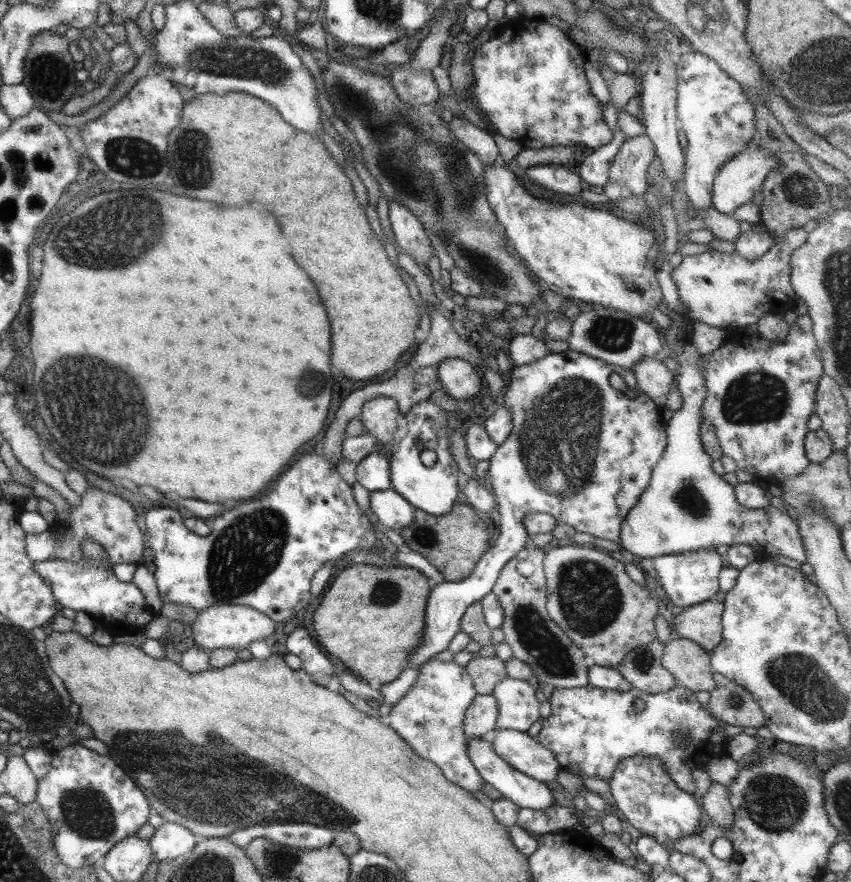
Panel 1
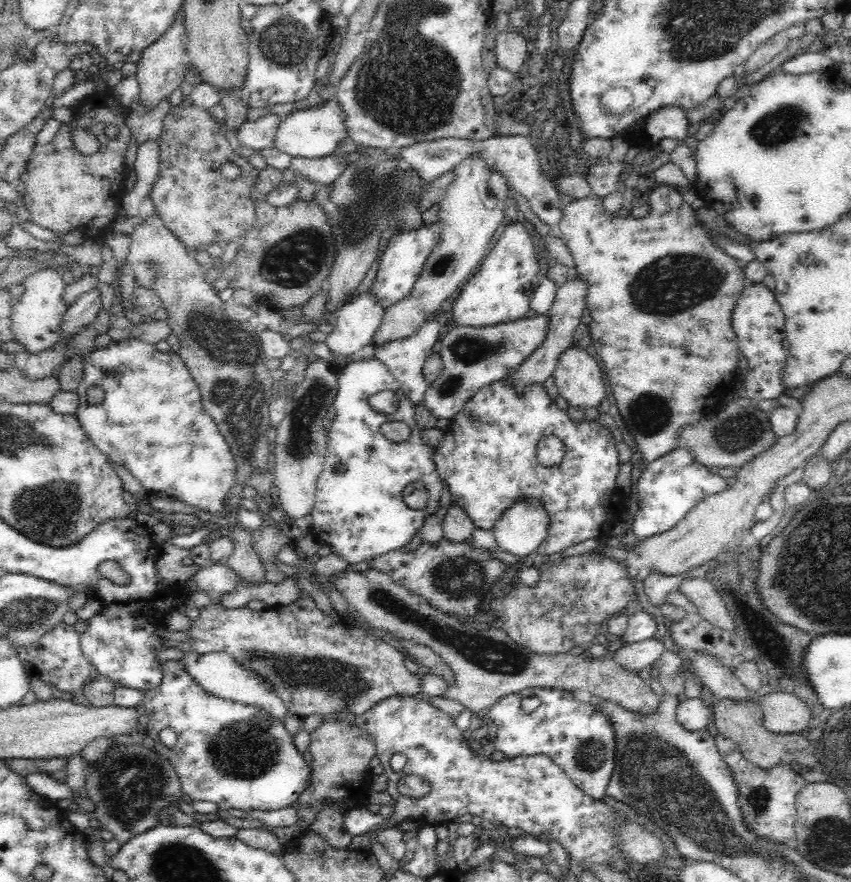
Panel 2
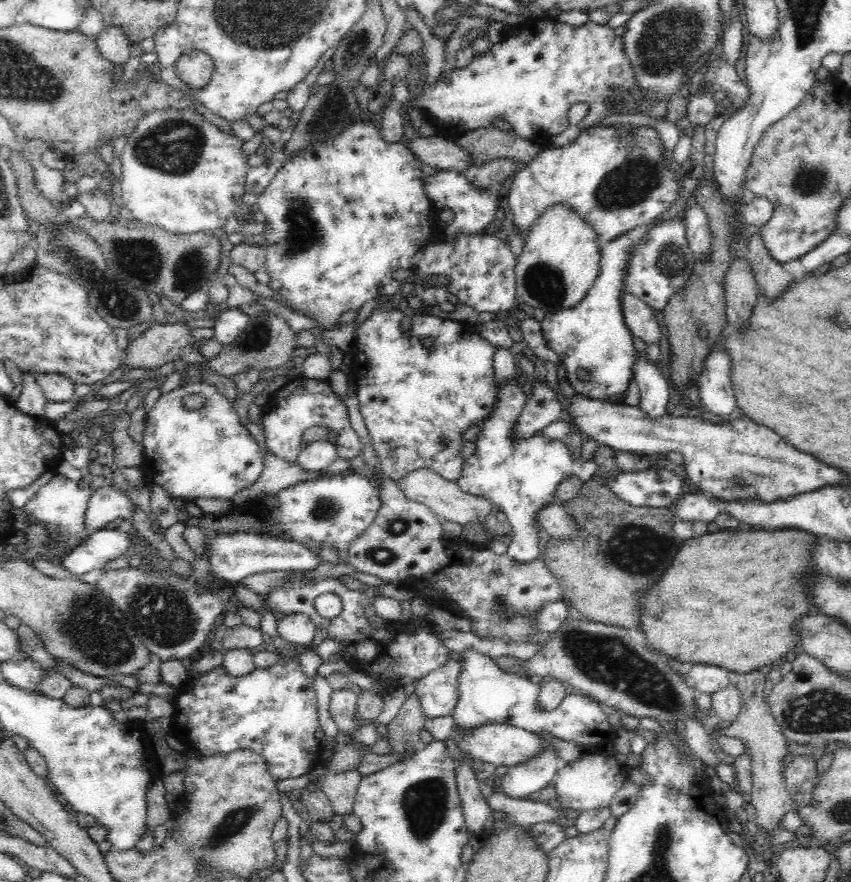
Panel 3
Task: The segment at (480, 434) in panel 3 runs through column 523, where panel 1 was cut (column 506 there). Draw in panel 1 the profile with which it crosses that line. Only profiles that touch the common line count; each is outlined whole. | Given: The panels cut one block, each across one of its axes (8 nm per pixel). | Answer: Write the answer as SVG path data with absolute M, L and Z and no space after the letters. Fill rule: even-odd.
M567 348L560 353L548 352L532 363L513 366L509 379L502 400L503 406L511 414L512 429L488 458L486 471L486 485L496 500L499 513L498 533L494 543L481 555L467 578L457 582L444 581L430 590L424 613L423 635L408 658L407 668L419 668L435 654L446 650L450 641L460 632L460 619L464 611L492 593L501 568L525 548L525 540L529 537L523 526L525 513L550 514L556 521L571 526L575 532L585 532L595 538L605 538L619 544L623 518L647 488L651 470L665 450L667 424L663 424L659 418L662 409L647 394L638 390L629 367L609 364ZM613 373L621 377L627 388L635 390L637 396L629 398L609 386L608 378Z

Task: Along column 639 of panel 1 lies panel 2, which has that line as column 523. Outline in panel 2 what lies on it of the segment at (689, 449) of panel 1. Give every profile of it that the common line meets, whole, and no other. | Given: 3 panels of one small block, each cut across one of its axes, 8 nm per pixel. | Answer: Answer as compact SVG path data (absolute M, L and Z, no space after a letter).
M520 495L503 510L492 530L501 551L524 558L548 538L550 515L538 499Z

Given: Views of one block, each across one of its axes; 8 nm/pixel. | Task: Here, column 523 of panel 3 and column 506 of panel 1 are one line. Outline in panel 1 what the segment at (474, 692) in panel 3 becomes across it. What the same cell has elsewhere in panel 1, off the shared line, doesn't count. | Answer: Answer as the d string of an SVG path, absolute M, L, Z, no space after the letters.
M507 676L499 681L490 694L497 702L495 727L528 733L529 727L541 720L535 692L526 681Z

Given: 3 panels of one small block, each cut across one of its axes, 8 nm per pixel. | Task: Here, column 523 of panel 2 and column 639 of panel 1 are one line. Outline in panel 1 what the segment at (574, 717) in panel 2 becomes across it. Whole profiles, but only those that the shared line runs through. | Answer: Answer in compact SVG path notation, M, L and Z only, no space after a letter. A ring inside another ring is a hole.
M589 683L579 688L553 688L548 702L551 715L541 719L541 729L535 733L535 739L541 746L550 750L561 769L574 774L577 778L599 778L609 782L611 775L620 760L627 757L641 756L659 758L663 768L669 773L671 780L681 789L691 793L695 784L691 780L693 770L704 770L710 760L728 756L727 743L729 736L722 732L723 722L712 717L706 708L696 700L695 691L684 686L675 685L668 691L649 694L631 687L623 692L601 690ZM633 700L641 700L645 708L638 712L633 709ZM675 734L689 736L689 743L679 745Z

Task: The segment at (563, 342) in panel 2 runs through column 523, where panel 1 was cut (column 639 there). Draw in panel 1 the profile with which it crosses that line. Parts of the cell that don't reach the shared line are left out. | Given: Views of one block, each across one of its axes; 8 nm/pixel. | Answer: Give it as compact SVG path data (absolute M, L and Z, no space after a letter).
M641 358L630 368L638 390L647 394L655 404L665 404L667 392L671 390L674 373L654 358Z

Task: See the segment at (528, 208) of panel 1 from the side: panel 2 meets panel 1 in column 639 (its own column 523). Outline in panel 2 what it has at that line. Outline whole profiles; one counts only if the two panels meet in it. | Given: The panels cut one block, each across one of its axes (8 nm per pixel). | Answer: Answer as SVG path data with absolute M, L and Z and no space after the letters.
M507 222L495 248L462 284L462 290L452 302L454 326L490 328L530 315L529 302L538 288L542 271L542 265L534 255L532 238L524 230L523 223Z

